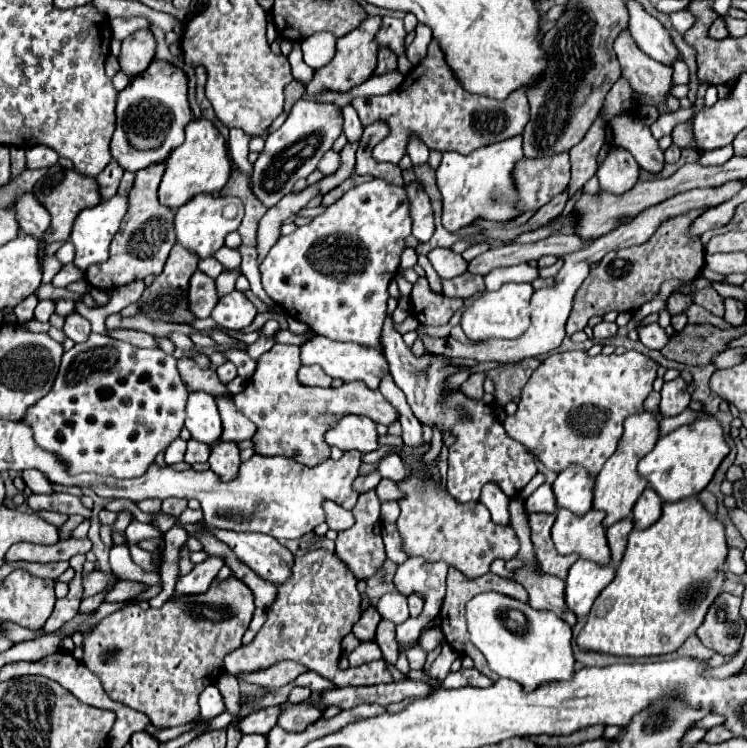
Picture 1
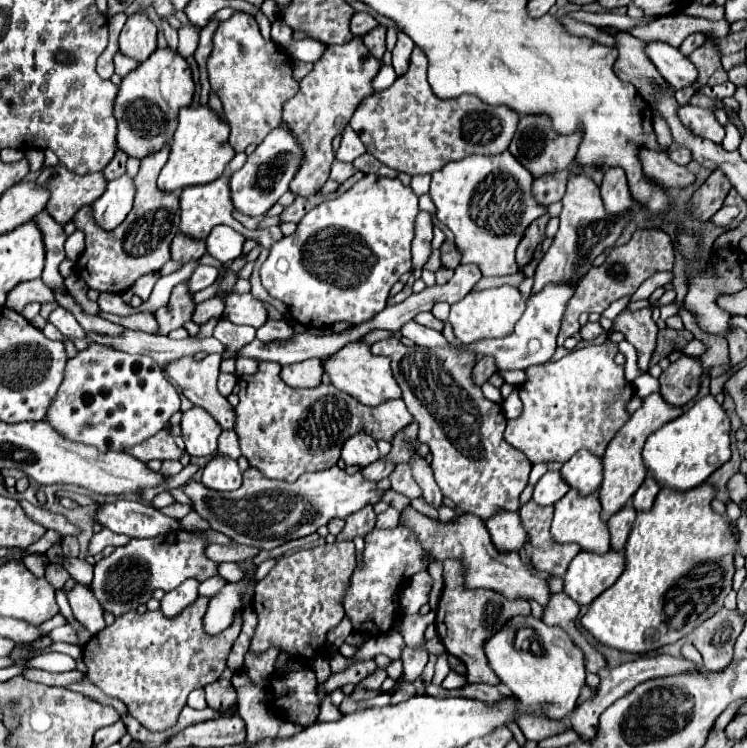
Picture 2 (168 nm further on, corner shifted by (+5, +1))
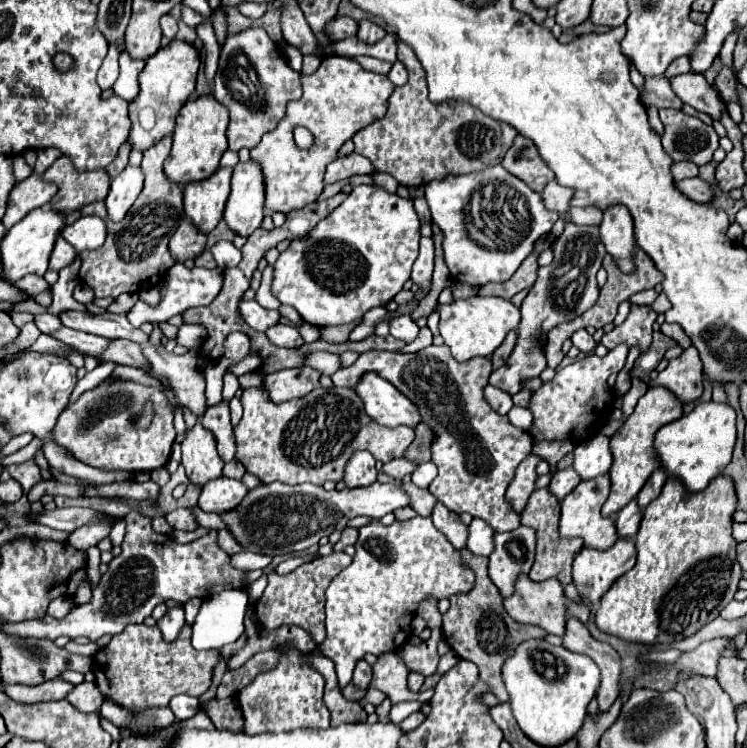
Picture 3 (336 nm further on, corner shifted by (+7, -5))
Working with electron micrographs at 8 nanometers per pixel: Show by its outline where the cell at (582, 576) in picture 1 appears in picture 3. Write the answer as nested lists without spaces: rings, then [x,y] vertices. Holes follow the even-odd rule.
[[[618,539],[610,549],[606,551],[600,551],[600,549],[592,549],[592,547],[584,547],[576,559],[574,559],[574,571],[572,571],[572,577],[574,577],[574,585],[578,589],[578,593],[582,595],[584,601],[590,601],[590,603],[596,603],[600,601],[600,597],[612,587],[612,583],[624,575],[626,571],[630,571],[630,567],[634,565],[636,561],[636,547],[634,547],[634,539]]]

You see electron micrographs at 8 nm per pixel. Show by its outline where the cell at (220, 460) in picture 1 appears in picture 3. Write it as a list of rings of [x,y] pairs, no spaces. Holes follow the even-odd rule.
[[[220,477],[220,479],[214,479],[212,483],[204,485],[198,507],[206,513],[222,515],[226,511],[236,509],[246,493],[248,493],[248,489],[240,481]]]

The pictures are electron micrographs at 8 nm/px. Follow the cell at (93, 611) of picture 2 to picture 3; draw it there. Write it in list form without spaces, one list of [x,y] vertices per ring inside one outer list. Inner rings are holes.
[[[54,599],[52,603],[50,603],[50,607],[48,607],[48,613],[46,615],[50,615],[50,617],[56,617],[56,619],[62,619],[62,617],[66,617],[66,613],[70,611],[70,607],[72,607],[74,603],[72,603],[72,599]]]

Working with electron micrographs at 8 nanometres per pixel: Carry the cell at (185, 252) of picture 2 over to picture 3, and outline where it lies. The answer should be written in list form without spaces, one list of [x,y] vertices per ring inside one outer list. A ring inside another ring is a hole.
[[[184,219],[176,233],[170,237],[170,251],[172,255],[184,263],[186,259],[196,259],[206,245],[206,235],[194,227],[190,219]]]

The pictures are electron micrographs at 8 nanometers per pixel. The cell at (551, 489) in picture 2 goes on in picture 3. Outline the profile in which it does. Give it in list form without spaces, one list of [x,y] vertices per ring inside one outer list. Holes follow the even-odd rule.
[[[566,467],[566,469],[562,469],[562,471],[558,471],[554,477],[552,477],[552,481],[550,481],[550,491],[558,497],[558,499],[564,499],[578,483],[580,483],[582,479],[580,479],[580,475],[574,471],[574,467]]]

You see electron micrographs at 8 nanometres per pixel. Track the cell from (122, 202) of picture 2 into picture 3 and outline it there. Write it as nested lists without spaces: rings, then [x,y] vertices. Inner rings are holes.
[[[128,165],[120,175],[112,179],[110,193],[106,197],[106,207],[108,215],[114,221],[120,221],[128,213],[128,209],[142,191],[142,183],[144,183],[144,173],[140,167],[134,165]]]

